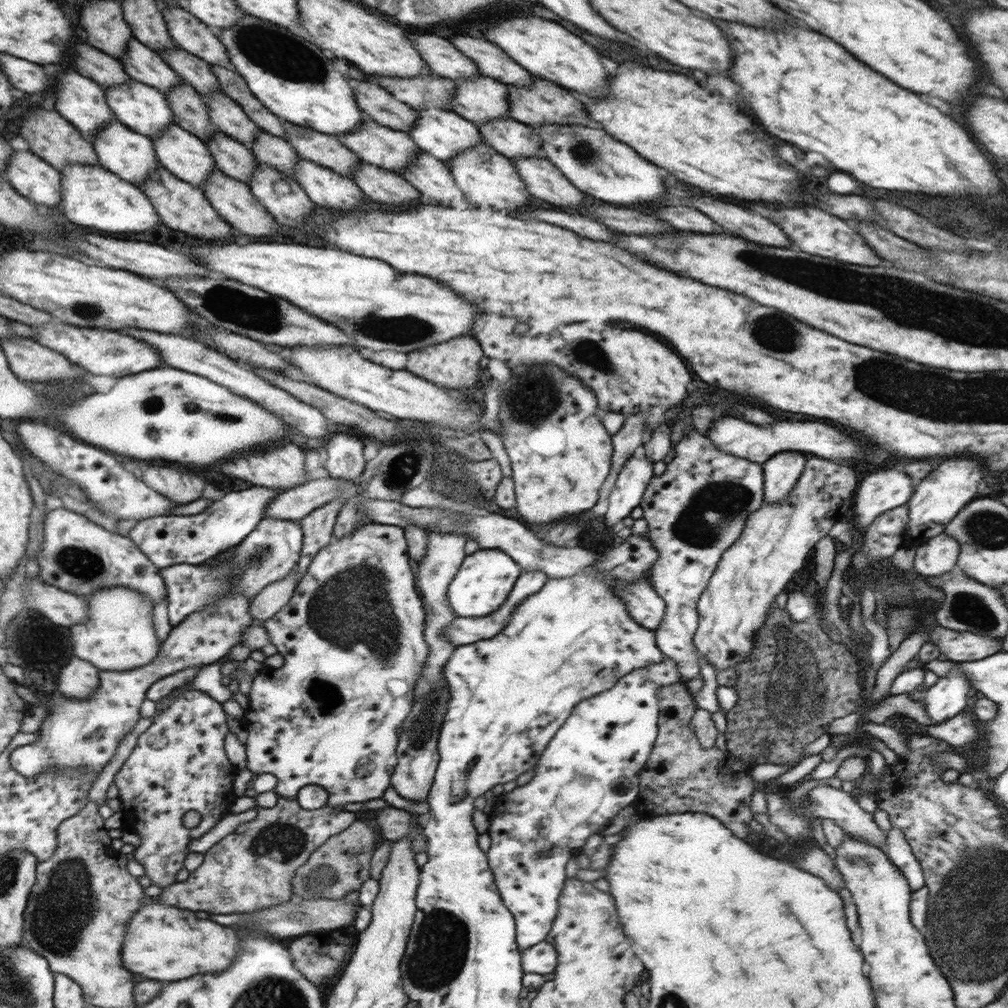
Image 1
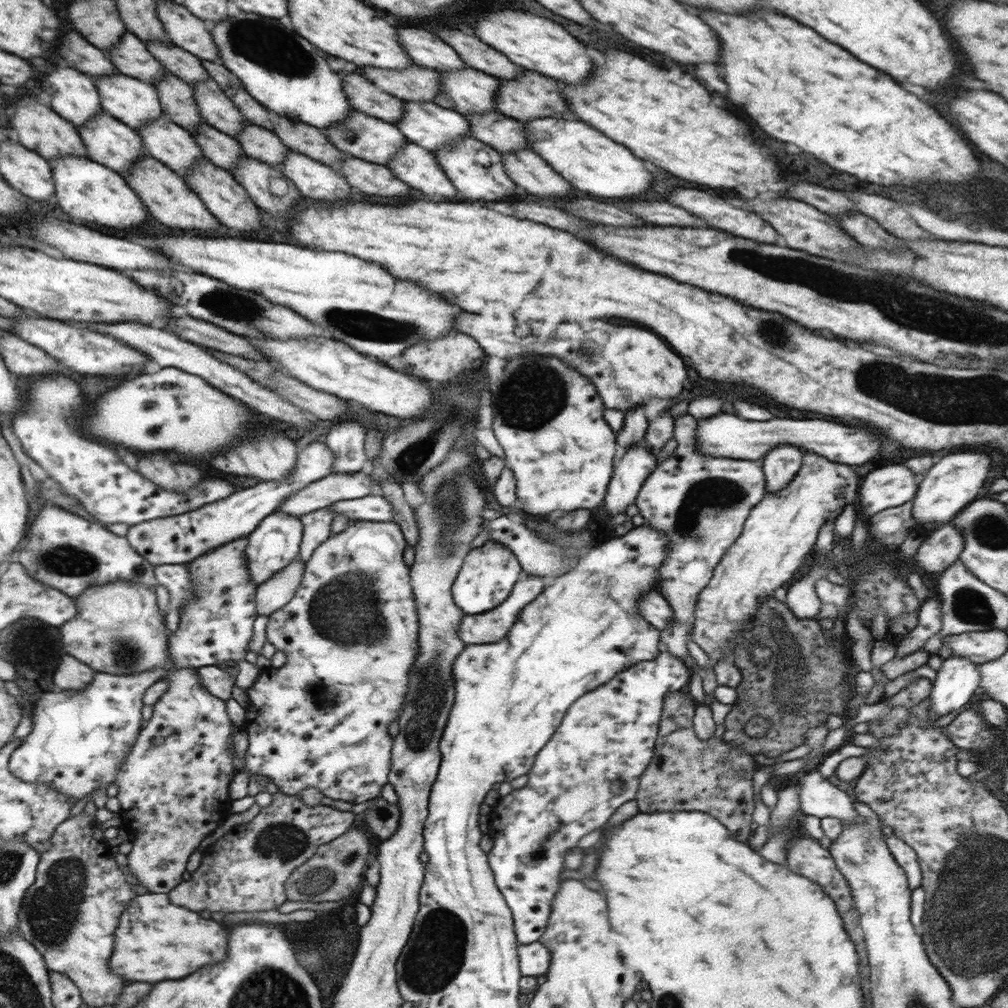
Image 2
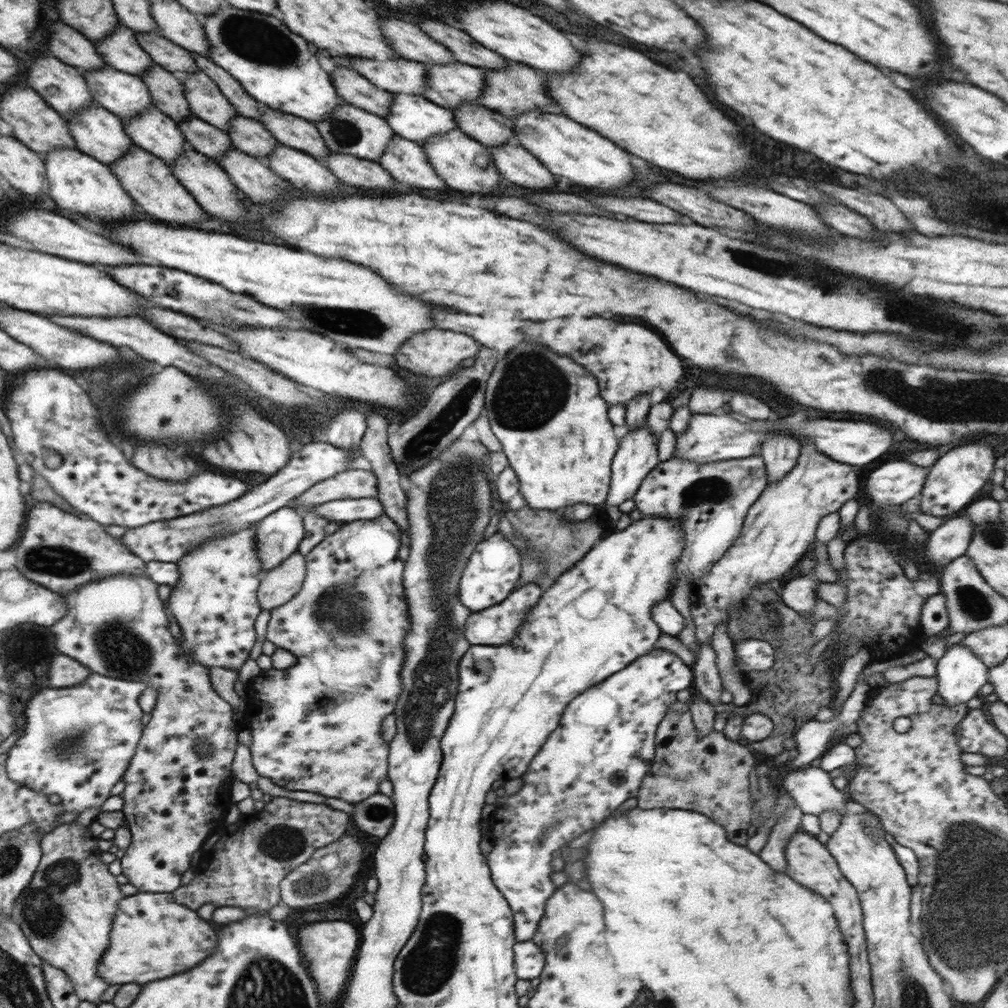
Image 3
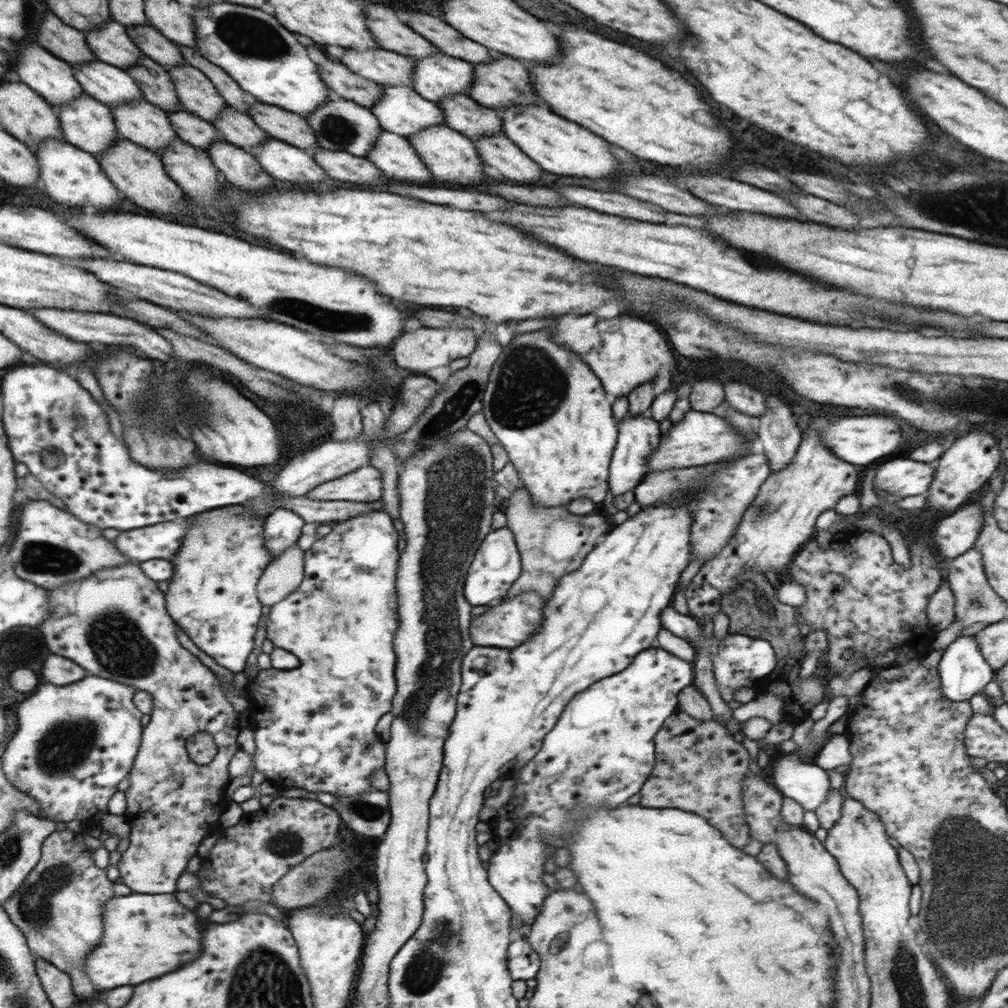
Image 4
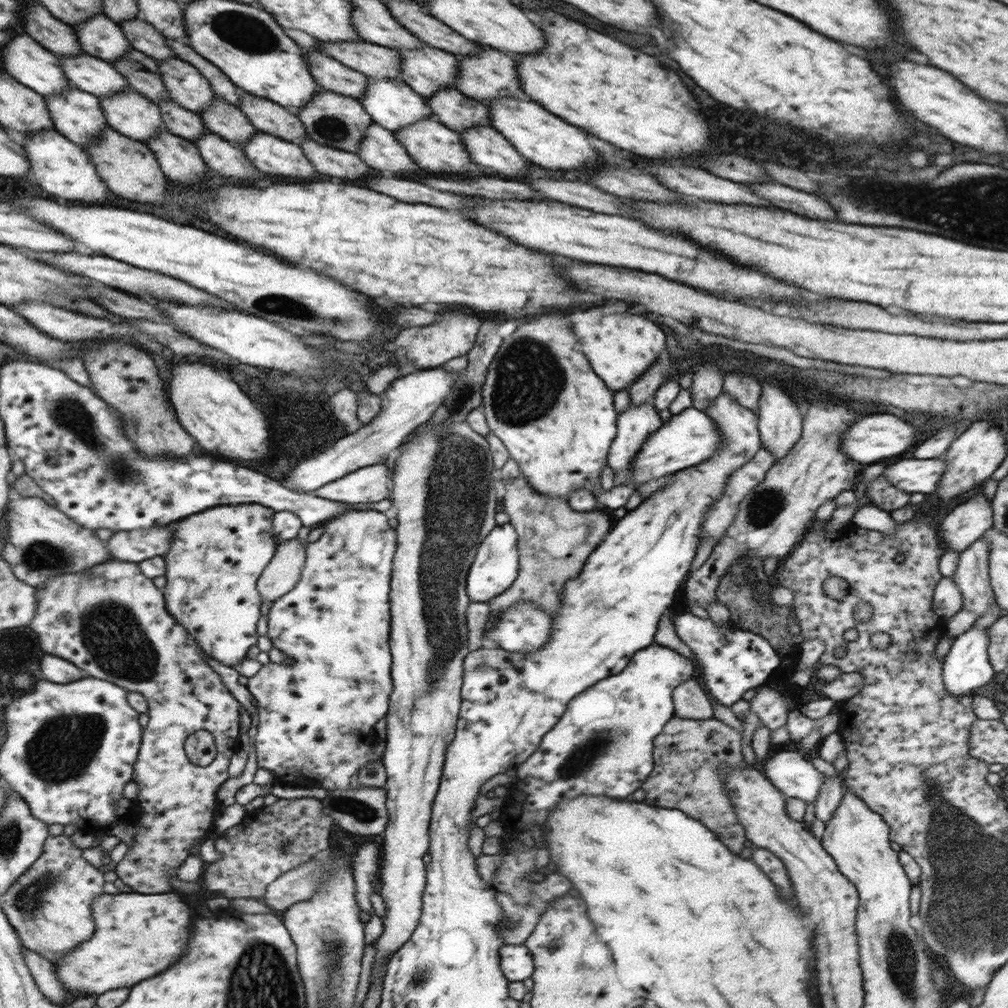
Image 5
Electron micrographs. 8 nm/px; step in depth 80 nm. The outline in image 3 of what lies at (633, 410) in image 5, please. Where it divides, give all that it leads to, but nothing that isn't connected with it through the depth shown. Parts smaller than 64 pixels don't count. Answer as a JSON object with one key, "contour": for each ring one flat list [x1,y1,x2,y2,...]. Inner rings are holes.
{"contour":[[646,424,628,431,618,445,618,450,612,460,612,484,610,484,610,494,606,500,607,504,620,506,626,498,632,498,638,487,642,484,646,475,659,463,658,458,659,439]]}

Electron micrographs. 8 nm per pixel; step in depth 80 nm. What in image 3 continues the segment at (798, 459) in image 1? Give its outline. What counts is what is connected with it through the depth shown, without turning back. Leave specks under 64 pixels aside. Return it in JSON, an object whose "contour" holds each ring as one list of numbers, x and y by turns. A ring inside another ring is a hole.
{"contour":[[772,433,760,446,758,454,765,462,767,479,778,482,797,465,802,440,788,433]]}

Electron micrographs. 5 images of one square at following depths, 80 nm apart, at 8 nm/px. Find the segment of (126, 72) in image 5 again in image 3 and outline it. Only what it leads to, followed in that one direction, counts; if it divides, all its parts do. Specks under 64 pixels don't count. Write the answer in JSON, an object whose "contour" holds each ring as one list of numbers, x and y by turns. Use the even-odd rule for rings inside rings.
{"contour":[[154,63,141,74,141,79,147,84,153,105,169,115,170,119,180,124,192,118,193,112,185,99,180,75]]}

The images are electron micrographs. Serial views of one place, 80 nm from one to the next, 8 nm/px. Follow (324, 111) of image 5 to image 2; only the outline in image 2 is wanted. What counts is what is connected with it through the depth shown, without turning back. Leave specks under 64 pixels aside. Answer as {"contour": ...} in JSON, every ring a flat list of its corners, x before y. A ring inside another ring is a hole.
{"contour":[[352,109,349,112,350,118,346,118,346,122,340,122,338,126,330,126,322,133,328,137,328,141,336,147,336,149,348,154,353,158,361,158,362,161,370,162,379,165,387,163,404,148,408,146,408,139,394,125,372,118,366,113]]}

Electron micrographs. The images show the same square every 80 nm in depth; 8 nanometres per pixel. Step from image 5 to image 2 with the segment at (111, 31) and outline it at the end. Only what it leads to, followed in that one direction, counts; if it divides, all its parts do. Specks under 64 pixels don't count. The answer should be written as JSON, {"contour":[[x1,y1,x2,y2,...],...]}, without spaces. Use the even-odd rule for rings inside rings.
{"contour":[[126,31,120,40,106,50,118,72,154,84,164,73,163,64,154,58,146,45,134,33]]}

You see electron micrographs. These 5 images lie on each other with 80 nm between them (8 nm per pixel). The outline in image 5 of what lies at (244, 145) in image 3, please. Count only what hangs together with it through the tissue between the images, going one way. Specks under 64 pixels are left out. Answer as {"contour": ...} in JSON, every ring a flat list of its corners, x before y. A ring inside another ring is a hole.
{"contour":[[222,98,214,99,200,115,206,129,237,145,246,144,258,134,241,109]]}

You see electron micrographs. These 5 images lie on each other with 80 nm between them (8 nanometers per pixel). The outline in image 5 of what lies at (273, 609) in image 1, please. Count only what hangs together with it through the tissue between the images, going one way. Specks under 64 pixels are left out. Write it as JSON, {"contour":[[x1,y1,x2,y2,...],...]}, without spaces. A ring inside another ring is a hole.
{"contour":[[291,538,277,545,274,556,257,580,262,602,276,602,295,587,305,563,307,545]]}

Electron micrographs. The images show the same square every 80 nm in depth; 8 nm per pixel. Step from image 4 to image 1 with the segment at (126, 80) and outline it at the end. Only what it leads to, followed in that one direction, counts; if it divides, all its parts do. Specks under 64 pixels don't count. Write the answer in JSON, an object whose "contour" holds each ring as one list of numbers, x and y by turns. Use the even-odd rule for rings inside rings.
{"contour":[[132,79,125,85,106,87,104,91,106,102,115,114,117,122,124,123,124,126,130,127,133,131,154,138,174,123,174,116,165,94,153,86]]}

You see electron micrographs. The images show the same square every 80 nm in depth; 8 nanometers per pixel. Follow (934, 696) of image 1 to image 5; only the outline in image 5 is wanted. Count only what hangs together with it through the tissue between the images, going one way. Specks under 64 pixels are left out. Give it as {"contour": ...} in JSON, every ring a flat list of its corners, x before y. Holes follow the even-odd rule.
{"contour":[[972,626,964,634,956,637,949,652,943,658,942,680,950,694,955,697,965,694,974,695,978,688,985,688,986,685,996,676,993,667,990,665,988,654,988,632,986,628]]}

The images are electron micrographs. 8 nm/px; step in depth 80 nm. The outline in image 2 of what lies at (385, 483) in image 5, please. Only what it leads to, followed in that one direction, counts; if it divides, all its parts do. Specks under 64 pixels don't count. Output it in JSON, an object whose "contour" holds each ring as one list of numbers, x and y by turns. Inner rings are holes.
{"contour":[[362,471,330,473,310,482,306,488,291,494,276,511,300,518,302,515,324,509,341,500,352,500,373,494,373,480]]}

